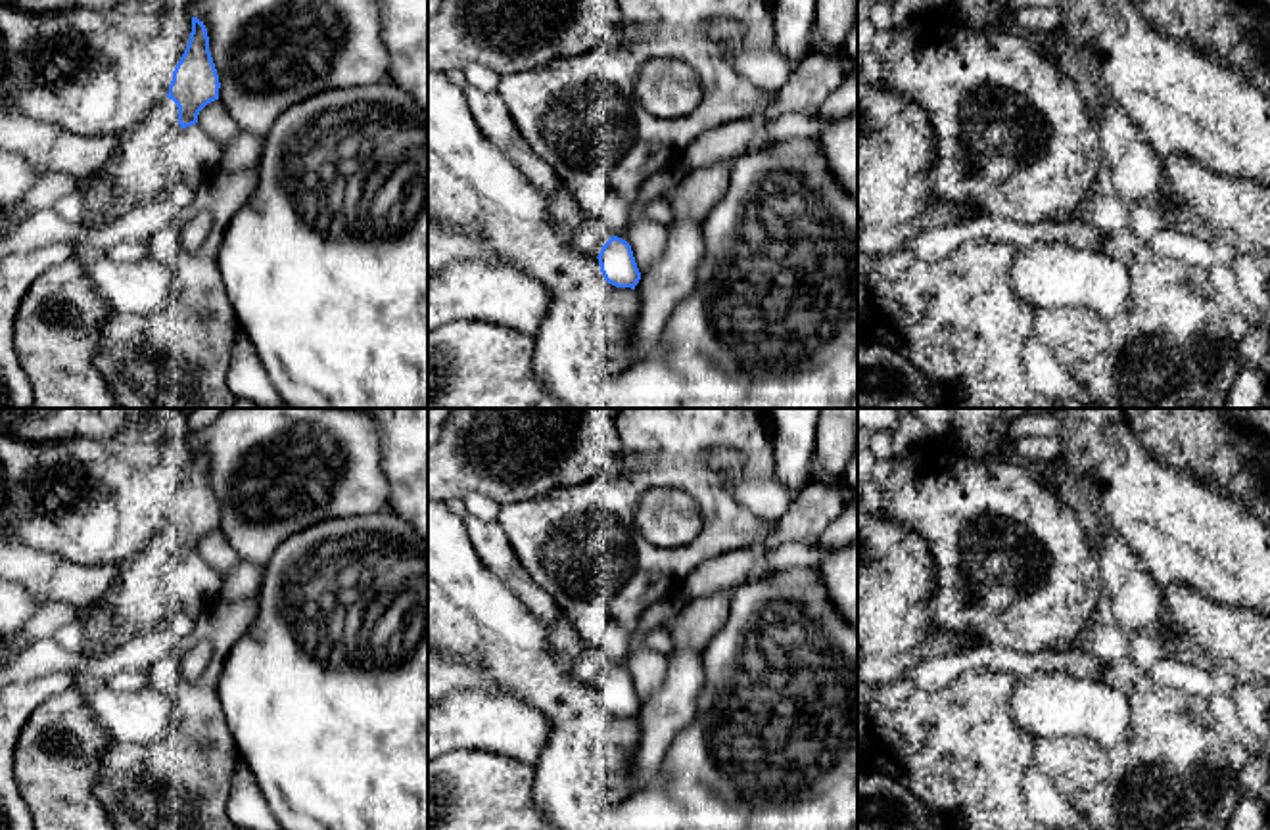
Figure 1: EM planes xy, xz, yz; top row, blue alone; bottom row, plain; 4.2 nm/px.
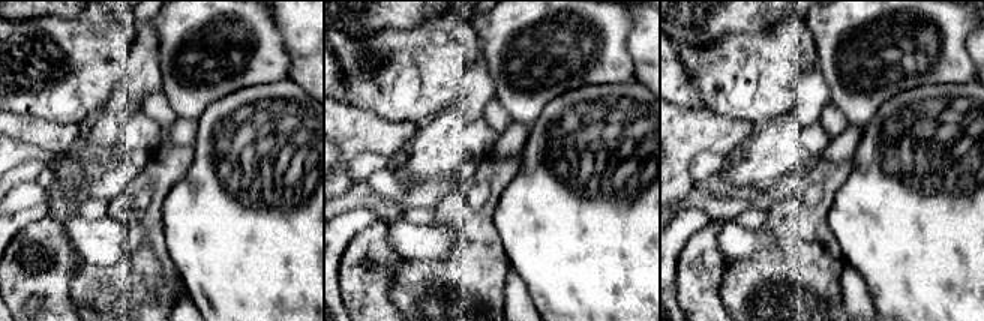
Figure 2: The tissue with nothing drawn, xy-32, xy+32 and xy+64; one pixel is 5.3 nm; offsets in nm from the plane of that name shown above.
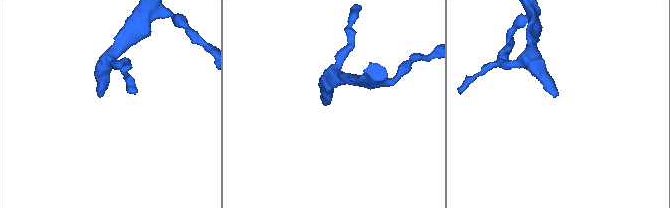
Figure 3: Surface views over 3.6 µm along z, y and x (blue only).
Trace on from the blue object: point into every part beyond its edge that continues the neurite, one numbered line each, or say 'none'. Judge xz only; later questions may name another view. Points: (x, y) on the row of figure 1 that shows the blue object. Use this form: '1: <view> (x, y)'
1: xz (587, 238)

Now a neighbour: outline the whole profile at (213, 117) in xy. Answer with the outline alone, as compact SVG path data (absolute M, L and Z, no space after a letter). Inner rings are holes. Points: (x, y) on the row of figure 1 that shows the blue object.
M219 100L207 104L200 111L198 125L223 148L240 132L238 125L230 119L226 107Z

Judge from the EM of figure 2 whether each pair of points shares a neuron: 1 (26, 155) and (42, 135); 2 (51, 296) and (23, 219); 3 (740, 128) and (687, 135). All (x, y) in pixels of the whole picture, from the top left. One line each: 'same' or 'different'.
1: different
2: different
3: same

